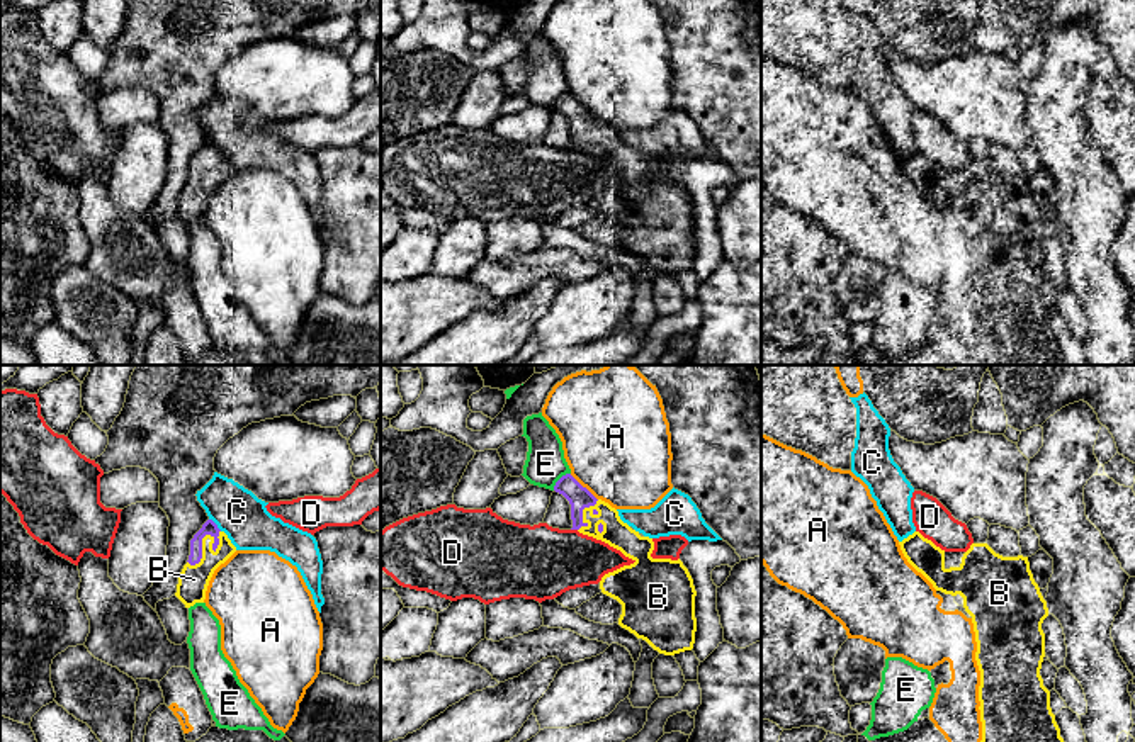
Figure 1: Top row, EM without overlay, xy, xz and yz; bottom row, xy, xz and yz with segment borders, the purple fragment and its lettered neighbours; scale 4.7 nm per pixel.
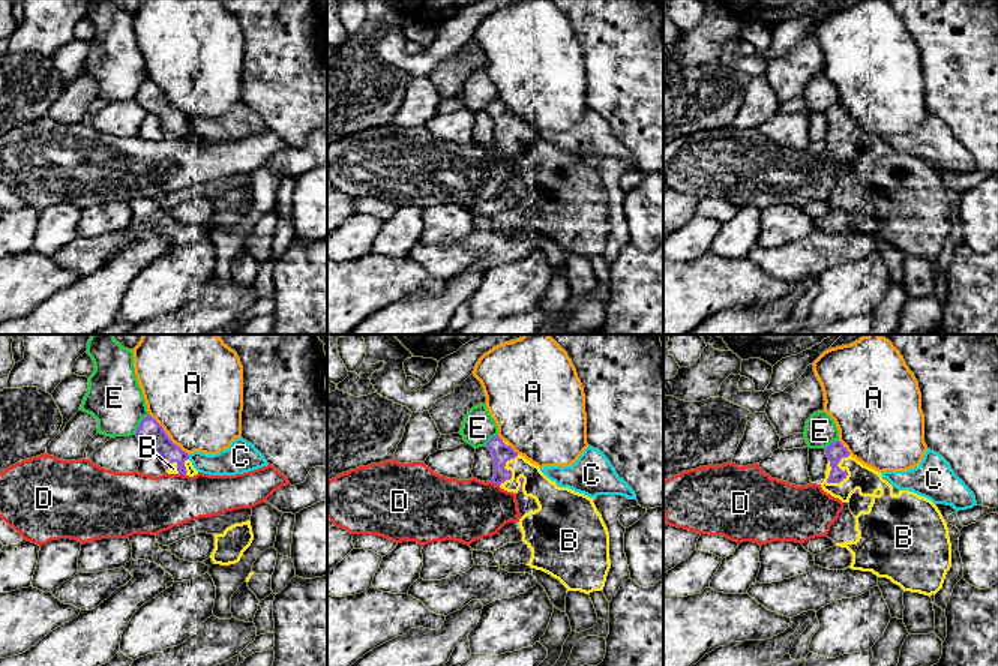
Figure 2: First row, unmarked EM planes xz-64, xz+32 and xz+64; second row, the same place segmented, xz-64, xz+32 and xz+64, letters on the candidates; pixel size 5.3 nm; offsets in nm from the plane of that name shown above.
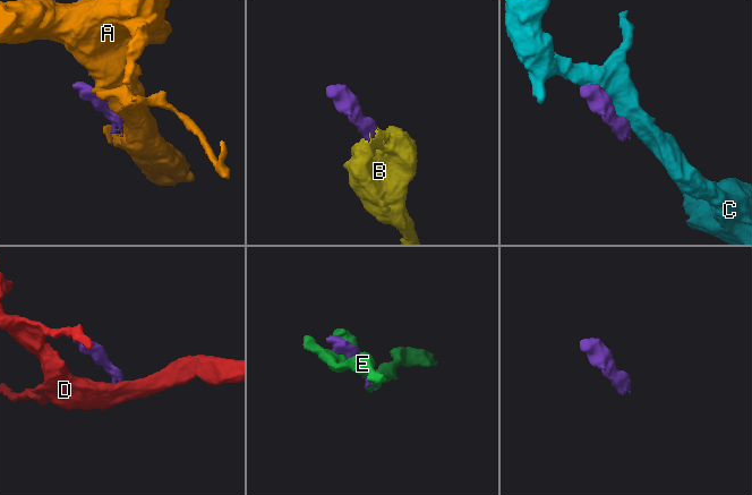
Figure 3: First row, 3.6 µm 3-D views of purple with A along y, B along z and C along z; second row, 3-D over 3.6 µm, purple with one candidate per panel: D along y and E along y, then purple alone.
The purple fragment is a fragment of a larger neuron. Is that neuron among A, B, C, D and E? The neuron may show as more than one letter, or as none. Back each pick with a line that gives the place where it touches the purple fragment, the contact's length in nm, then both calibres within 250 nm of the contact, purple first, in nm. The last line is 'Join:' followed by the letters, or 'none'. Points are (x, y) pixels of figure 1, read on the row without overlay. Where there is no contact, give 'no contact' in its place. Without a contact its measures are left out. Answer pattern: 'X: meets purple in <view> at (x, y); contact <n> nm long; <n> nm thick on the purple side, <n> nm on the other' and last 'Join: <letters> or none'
B: meets purple in xy at (201, 165); contact 220 nm long; 70 nm thick on the purple side, 140 nm on the other
Join: B

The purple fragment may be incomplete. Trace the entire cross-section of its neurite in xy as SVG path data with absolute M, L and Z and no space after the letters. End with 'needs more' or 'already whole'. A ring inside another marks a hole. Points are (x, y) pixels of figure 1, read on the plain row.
M207 139L190 160L190 175L178 197L175 216L185 228L204 222L214 190L234 171L236 166L228 155Z; needs more

